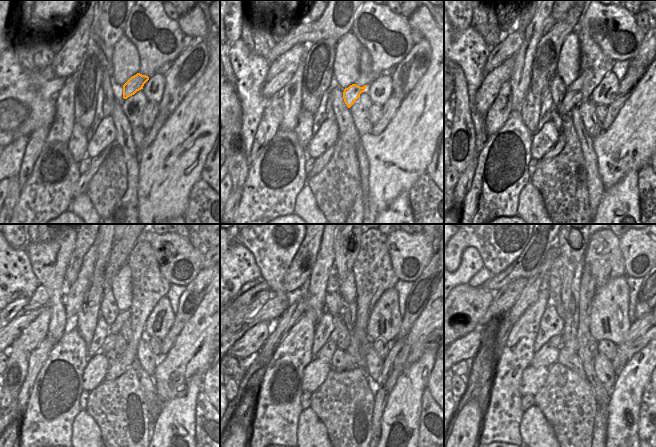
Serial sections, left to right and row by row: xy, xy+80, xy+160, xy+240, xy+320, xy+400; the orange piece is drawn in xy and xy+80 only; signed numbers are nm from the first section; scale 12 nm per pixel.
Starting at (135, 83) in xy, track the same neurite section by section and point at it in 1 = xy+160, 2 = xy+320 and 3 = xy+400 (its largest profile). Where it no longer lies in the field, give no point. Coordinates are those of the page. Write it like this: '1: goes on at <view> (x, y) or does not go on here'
1: goes on at xy+160 (572, 98)
2: goes on at xy+320 (326, 352)
3: goes on at xy+400 (547, 355)

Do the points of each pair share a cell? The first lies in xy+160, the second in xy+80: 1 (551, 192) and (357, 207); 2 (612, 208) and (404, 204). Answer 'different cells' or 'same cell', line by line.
1: different cells
2: same cell

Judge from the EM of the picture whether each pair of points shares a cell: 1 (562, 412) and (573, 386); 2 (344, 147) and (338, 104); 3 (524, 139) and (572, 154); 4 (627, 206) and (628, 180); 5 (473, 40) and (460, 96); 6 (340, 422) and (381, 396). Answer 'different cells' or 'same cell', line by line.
1: same cell
2: different cells
3: different cells
4: same cell
5: different cells
6: different cells

